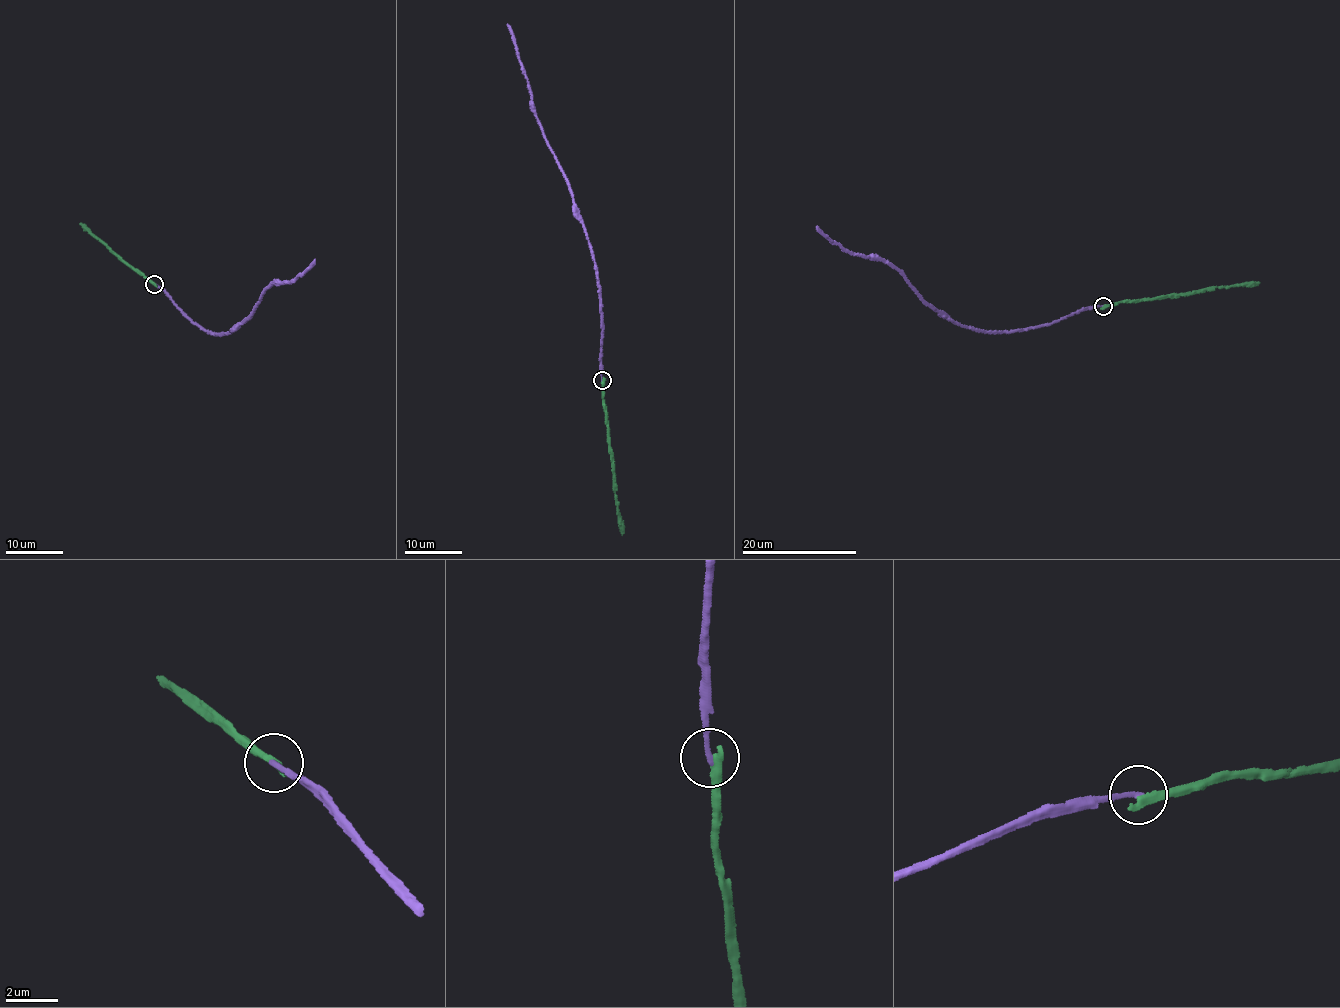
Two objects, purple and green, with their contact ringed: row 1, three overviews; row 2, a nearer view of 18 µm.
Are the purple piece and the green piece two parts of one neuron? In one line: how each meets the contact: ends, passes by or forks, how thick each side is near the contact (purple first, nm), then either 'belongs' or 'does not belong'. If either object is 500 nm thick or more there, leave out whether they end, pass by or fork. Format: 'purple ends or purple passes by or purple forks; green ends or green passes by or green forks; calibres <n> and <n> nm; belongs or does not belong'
purple ends; green ends; calibres 200 and 320 nm; belongs

